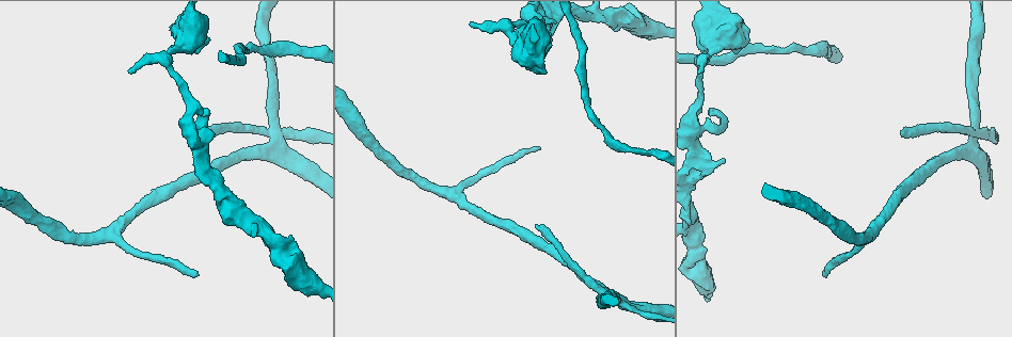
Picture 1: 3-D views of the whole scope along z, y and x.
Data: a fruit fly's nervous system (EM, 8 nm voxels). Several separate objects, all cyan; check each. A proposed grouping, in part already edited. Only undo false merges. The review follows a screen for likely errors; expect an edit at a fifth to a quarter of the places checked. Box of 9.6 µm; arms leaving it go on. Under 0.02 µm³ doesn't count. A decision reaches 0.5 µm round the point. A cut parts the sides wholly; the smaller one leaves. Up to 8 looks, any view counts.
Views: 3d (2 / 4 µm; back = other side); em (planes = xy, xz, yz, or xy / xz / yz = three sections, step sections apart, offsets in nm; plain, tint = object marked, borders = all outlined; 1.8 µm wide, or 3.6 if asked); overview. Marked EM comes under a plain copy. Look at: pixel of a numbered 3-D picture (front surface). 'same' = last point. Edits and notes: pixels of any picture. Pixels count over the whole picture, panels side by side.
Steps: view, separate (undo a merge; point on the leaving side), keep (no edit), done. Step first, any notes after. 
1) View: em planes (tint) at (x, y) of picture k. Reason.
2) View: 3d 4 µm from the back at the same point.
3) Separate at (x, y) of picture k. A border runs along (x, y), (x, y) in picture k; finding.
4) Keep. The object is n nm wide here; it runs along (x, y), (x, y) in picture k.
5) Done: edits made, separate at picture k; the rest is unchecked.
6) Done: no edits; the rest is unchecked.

View: em planes (tint) at (509, 30) of picture 1. Abrupt turn.

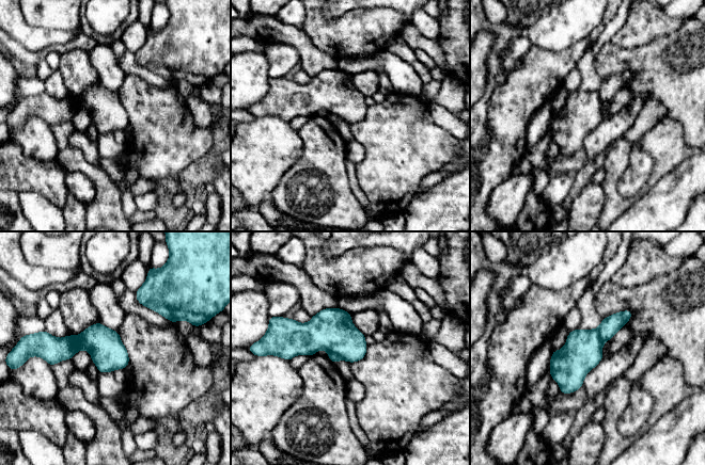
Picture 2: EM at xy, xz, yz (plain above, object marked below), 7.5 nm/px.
Separate at (609, 326) of picture 2. A second neuron is stuck on.

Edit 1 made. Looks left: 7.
View: 3d 4 µm at (691, 148) of picture 1. Closes a loop.

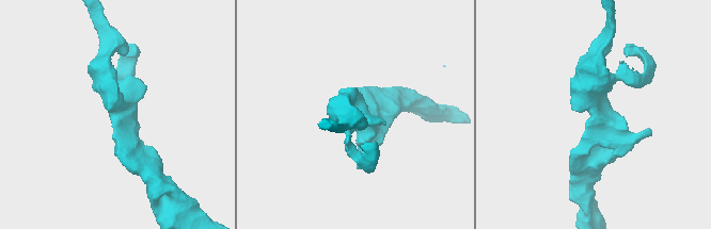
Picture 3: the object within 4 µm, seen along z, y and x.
View: em planes (tint) at (121, 112) of picture 3. Need the tissue.

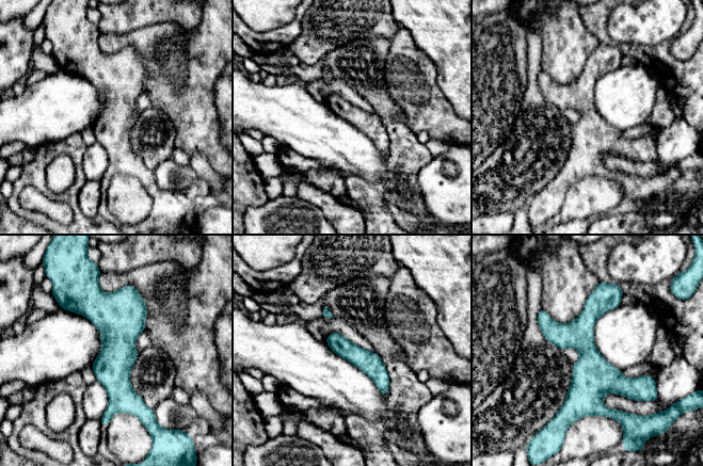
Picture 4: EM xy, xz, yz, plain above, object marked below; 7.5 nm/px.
Keep. The object is 160 nm wide here; it runs along (603, 291), (575, 416) in picture 4; one neuron here.

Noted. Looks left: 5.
View: em planes (tint) at (976, 132) of picture 1. Four-way junction.

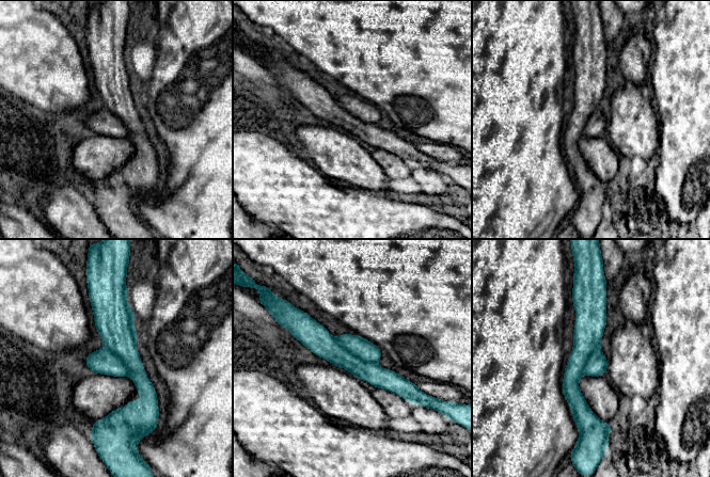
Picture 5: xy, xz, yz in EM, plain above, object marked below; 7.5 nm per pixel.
Separate at (326, 346) of picture 5. The part that leaves runs along (298, 326), (341, 358), (407, 392) in picture 5; a second neuron is stuck on.

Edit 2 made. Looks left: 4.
Done: edits made, separate at picture 2, separate at picture 5; the rest is unchecked.

